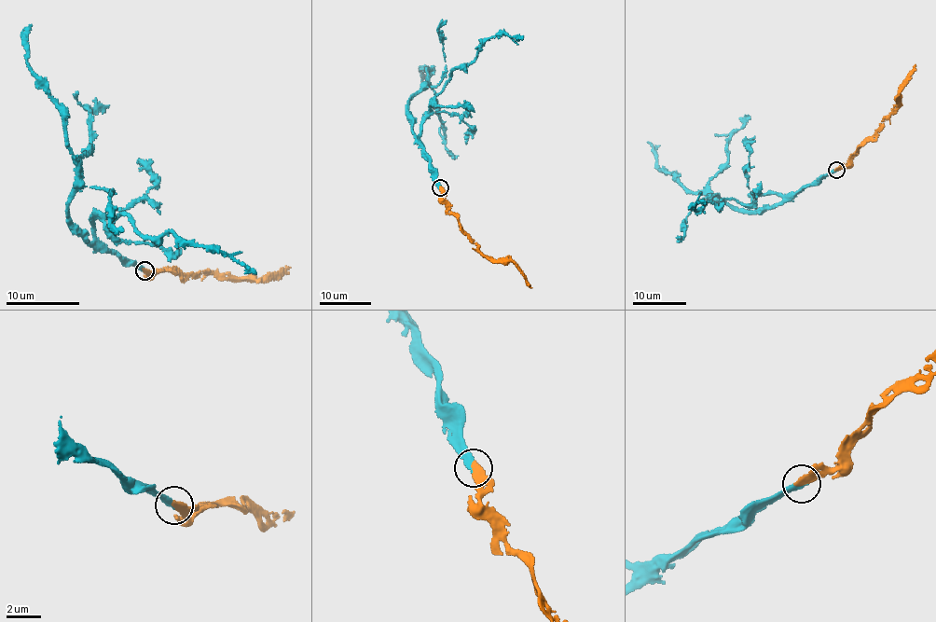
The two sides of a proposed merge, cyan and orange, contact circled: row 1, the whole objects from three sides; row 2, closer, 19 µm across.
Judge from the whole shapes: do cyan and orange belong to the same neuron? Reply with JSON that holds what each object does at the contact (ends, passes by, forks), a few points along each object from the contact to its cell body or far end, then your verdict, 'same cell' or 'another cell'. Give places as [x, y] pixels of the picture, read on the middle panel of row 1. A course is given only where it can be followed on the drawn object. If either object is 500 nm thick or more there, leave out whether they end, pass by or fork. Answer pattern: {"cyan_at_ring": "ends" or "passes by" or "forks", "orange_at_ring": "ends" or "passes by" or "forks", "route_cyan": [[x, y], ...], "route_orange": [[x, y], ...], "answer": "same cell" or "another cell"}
{"cyan_at_ring": "ends", "orange_at_ring": "ends", "route_cyan": [[439, 188], [419, 139], [430, 102], [444, 88], [451, 71], [474, 61], [487, 39], [503, 33], [523, 38]], "route_orange": [[441, 188], [442, 200], [477, 248], [488, 258], [513, 261], [531, 287]], "answer": "same cell"}

